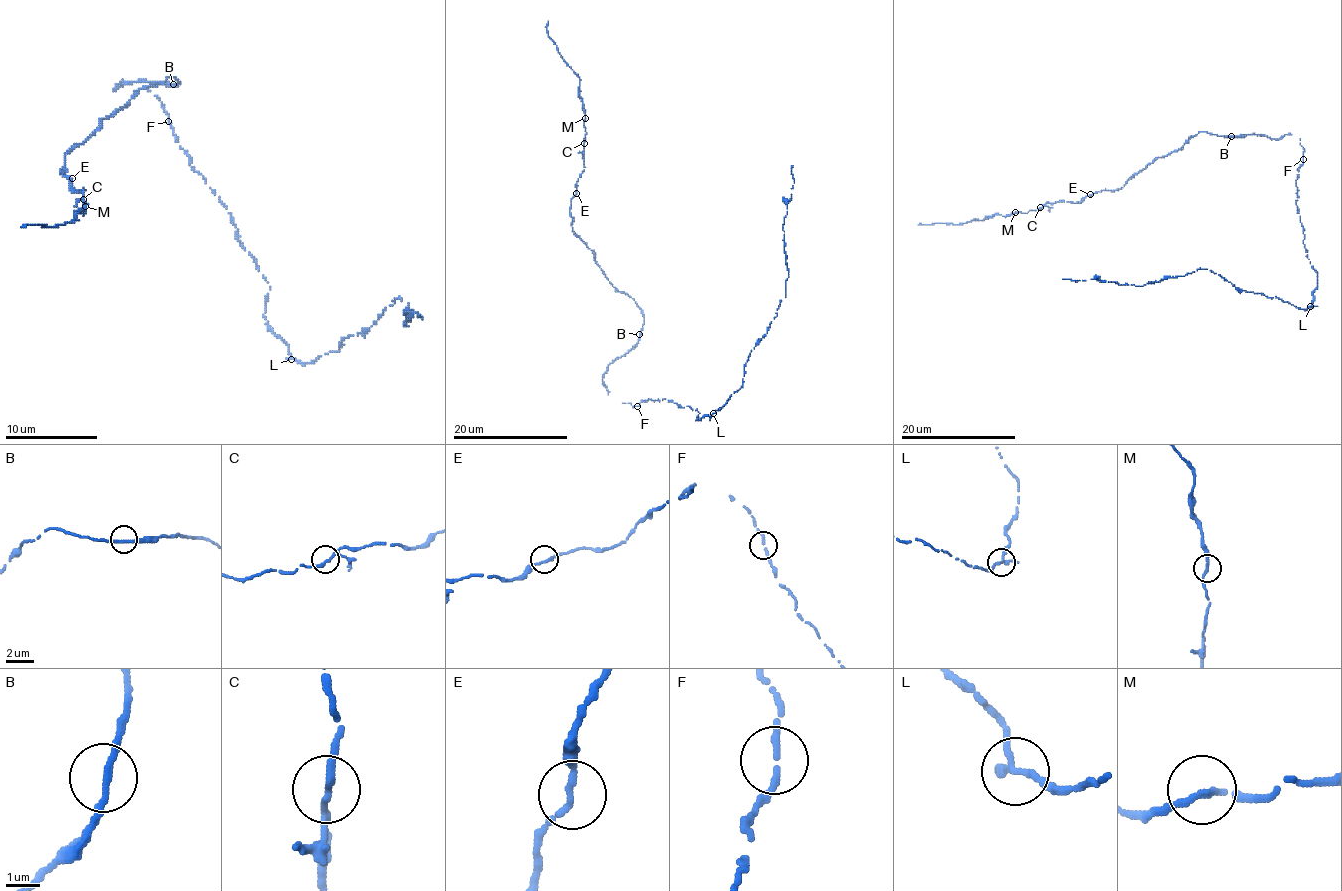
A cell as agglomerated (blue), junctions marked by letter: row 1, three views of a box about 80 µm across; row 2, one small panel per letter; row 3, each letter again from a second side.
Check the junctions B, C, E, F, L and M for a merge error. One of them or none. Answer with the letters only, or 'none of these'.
L

